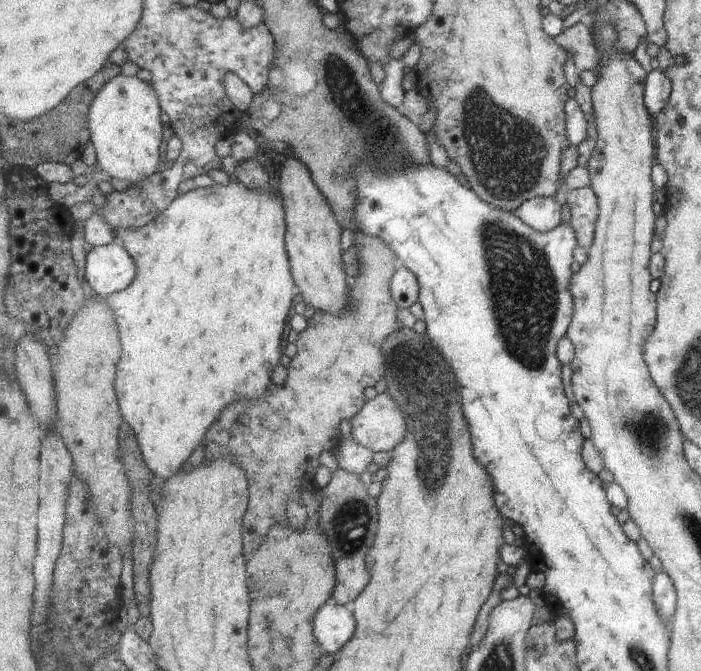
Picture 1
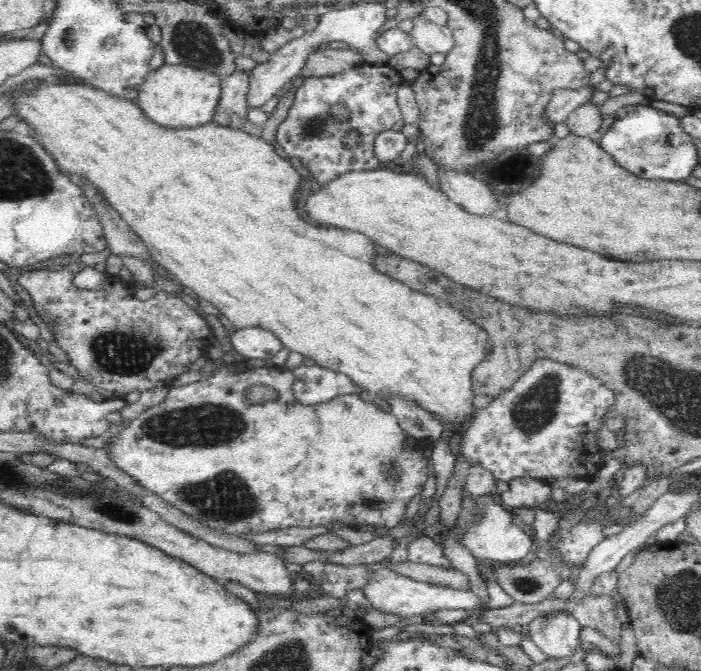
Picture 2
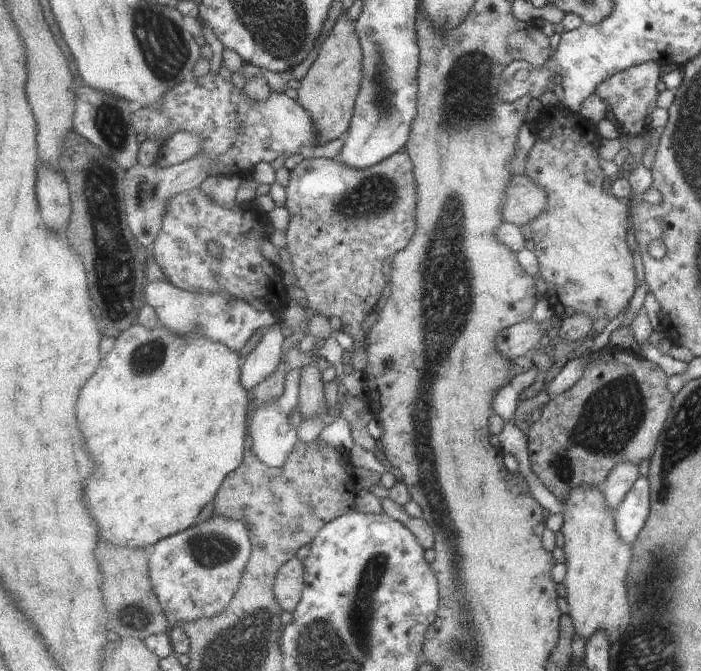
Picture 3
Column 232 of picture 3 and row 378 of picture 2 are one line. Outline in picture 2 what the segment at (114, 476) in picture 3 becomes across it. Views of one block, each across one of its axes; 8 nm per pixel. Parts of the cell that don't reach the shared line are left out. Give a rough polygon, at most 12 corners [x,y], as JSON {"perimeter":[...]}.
{"perimeter":[[40,82],[14,114],[234,330],[438,421],[488,331],[310,225],[277,145]]}

